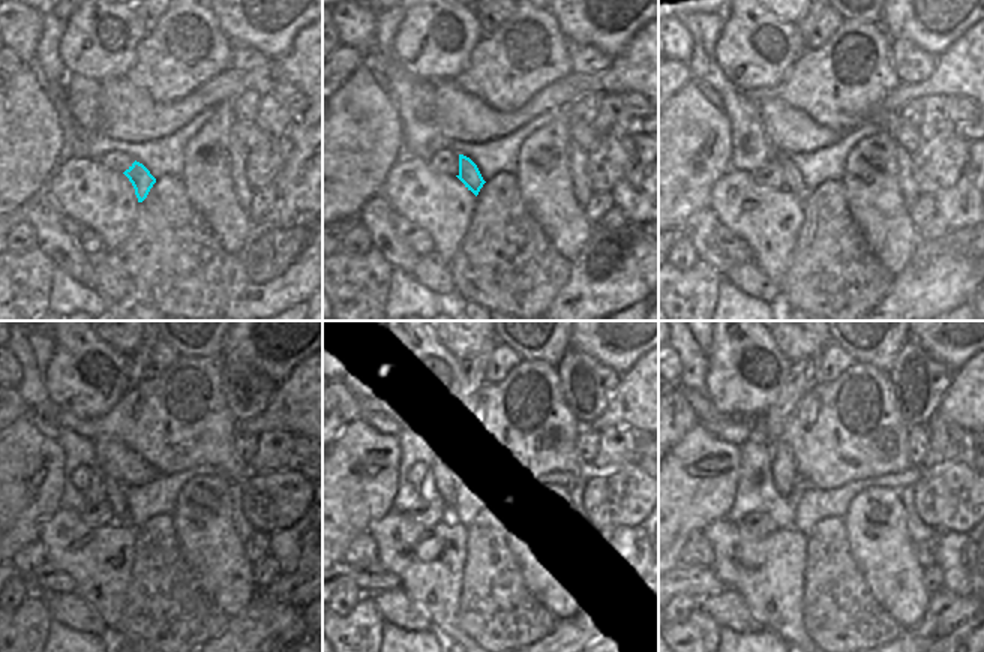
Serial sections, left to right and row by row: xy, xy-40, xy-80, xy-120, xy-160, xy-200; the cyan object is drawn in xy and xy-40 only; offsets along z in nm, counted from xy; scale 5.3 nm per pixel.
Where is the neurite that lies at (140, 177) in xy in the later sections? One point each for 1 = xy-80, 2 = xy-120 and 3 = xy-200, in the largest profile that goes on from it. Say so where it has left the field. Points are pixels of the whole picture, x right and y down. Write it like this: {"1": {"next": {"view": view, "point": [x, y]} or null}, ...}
{"1": {"next": {"view": "xy-80", "point": [792, 180]}}, "2": {"next": {"view": "xy-120", "point": [114, 492]}}, "3": {"next": {"view": "xy-200", "point": [786, 478]}}}

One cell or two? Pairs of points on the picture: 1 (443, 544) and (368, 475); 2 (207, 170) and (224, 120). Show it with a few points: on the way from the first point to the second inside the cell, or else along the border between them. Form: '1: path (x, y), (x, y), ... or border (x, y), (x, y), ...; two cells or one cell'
1: border (392, 510), (374, 520), (365, 531); two cells
2: path (197, 158), (194, 153), (197, 147), (212, 132); one cell

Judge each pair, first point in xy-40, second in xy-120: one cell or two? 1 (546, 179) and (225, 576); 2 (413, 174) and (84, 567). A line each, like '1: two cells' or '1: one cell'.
1: one cell
2: one cell

